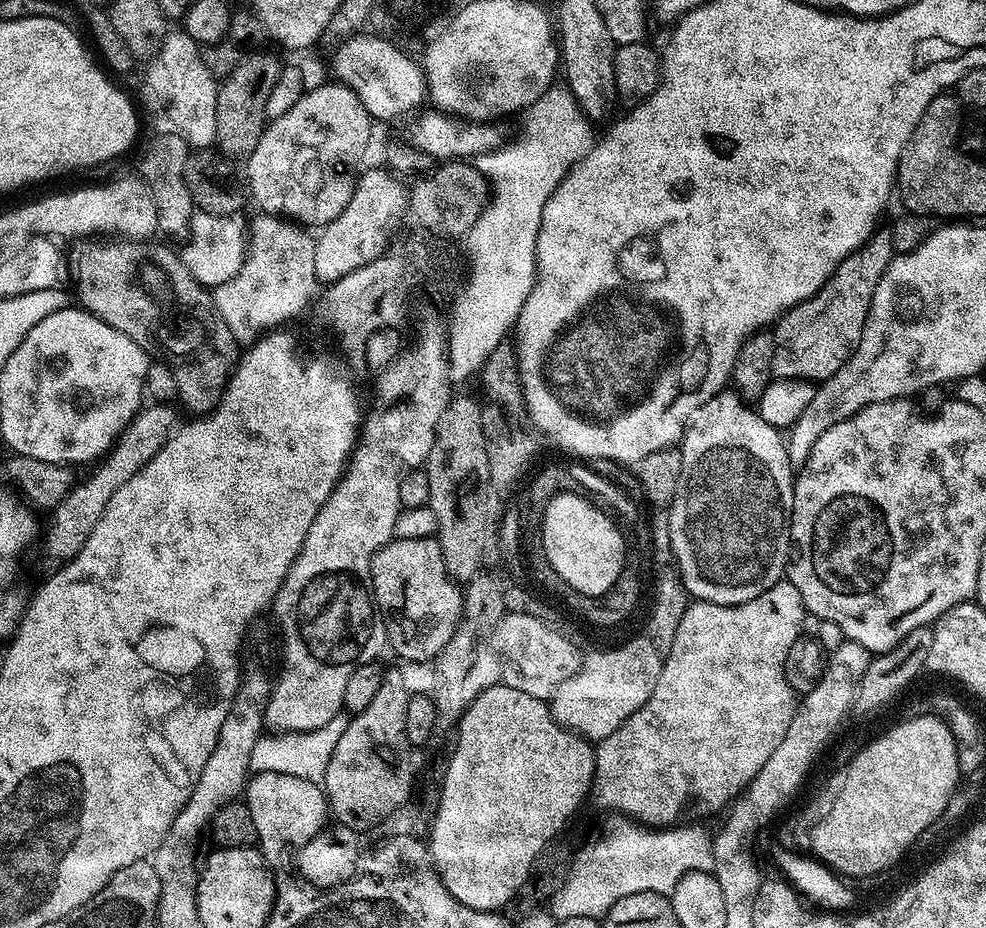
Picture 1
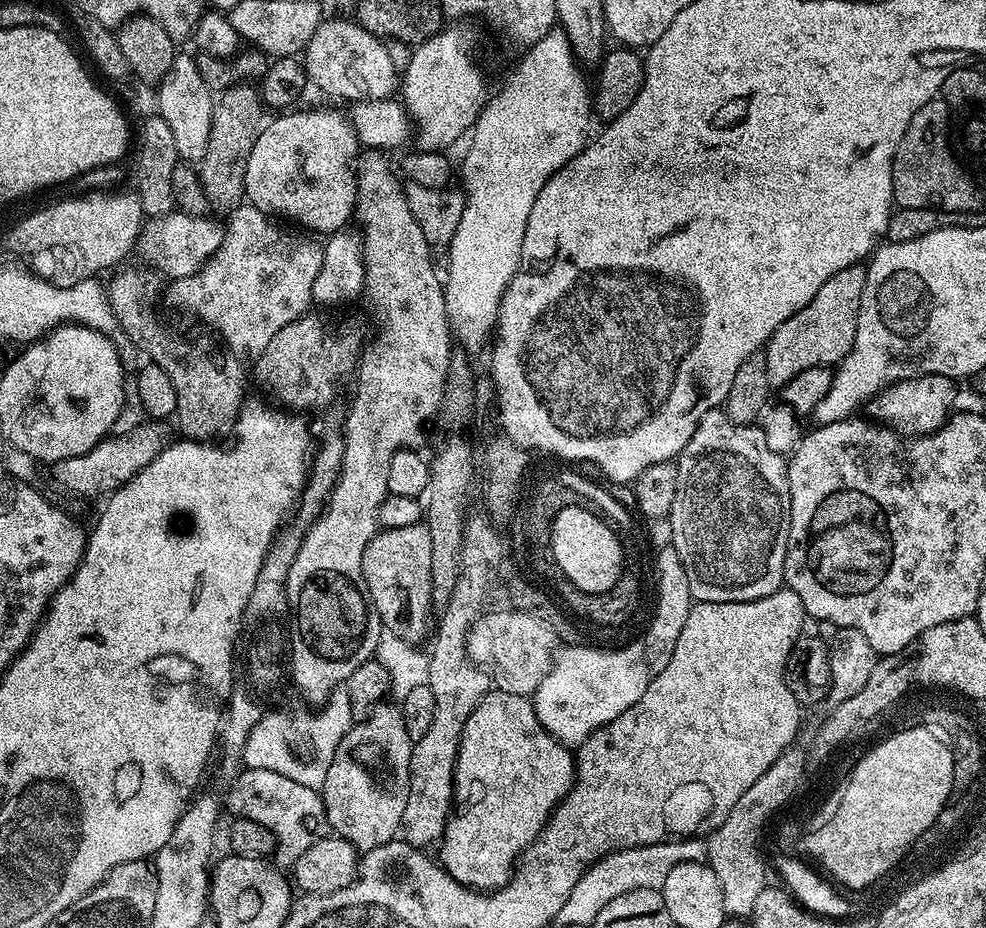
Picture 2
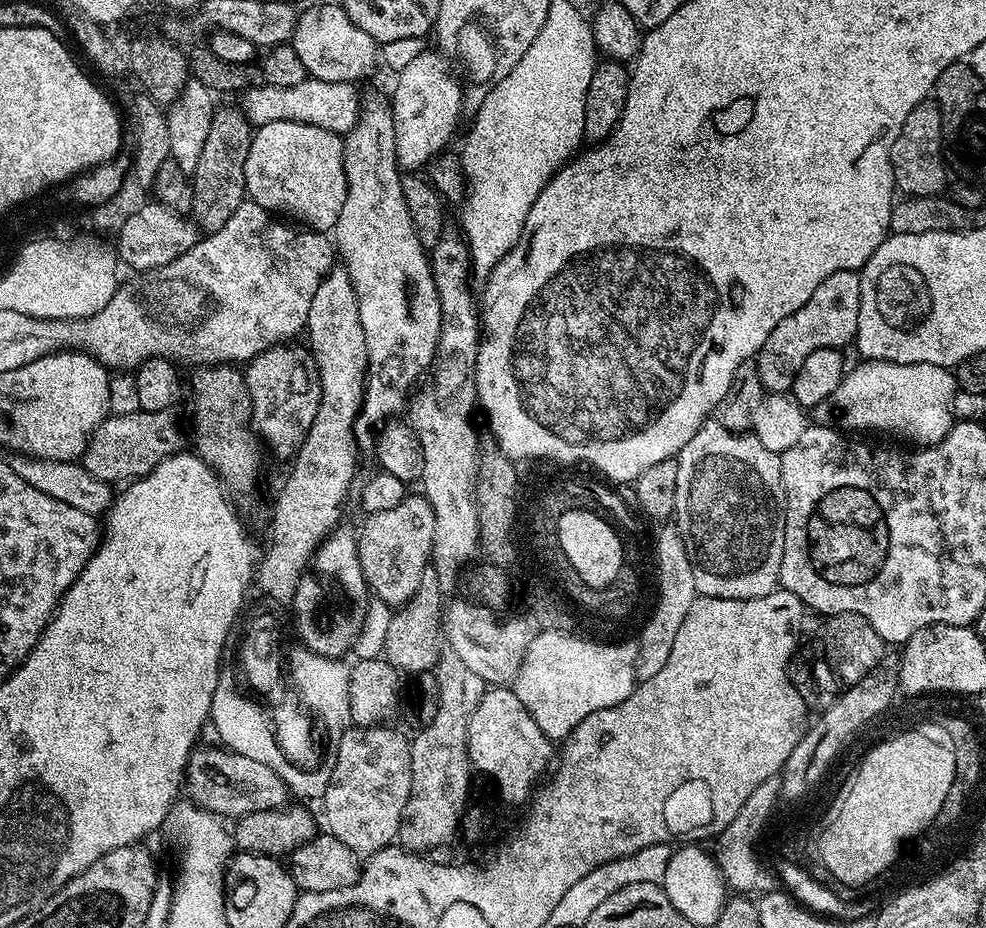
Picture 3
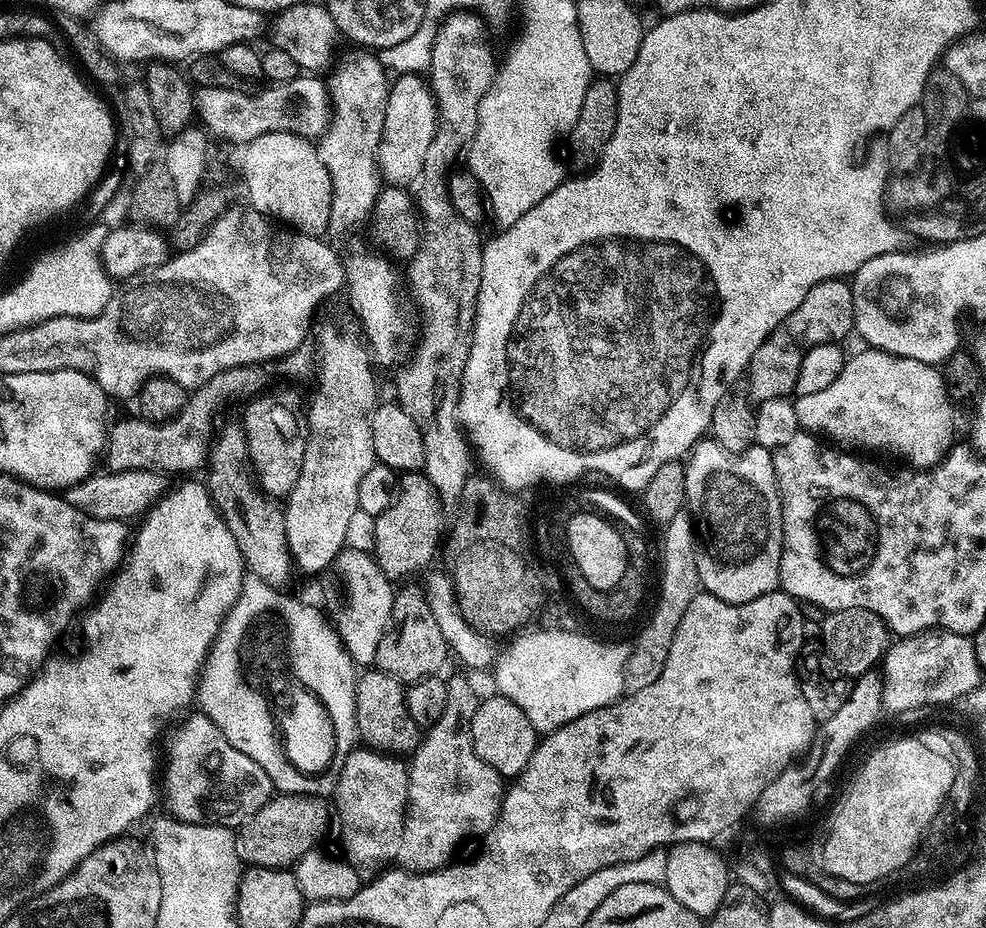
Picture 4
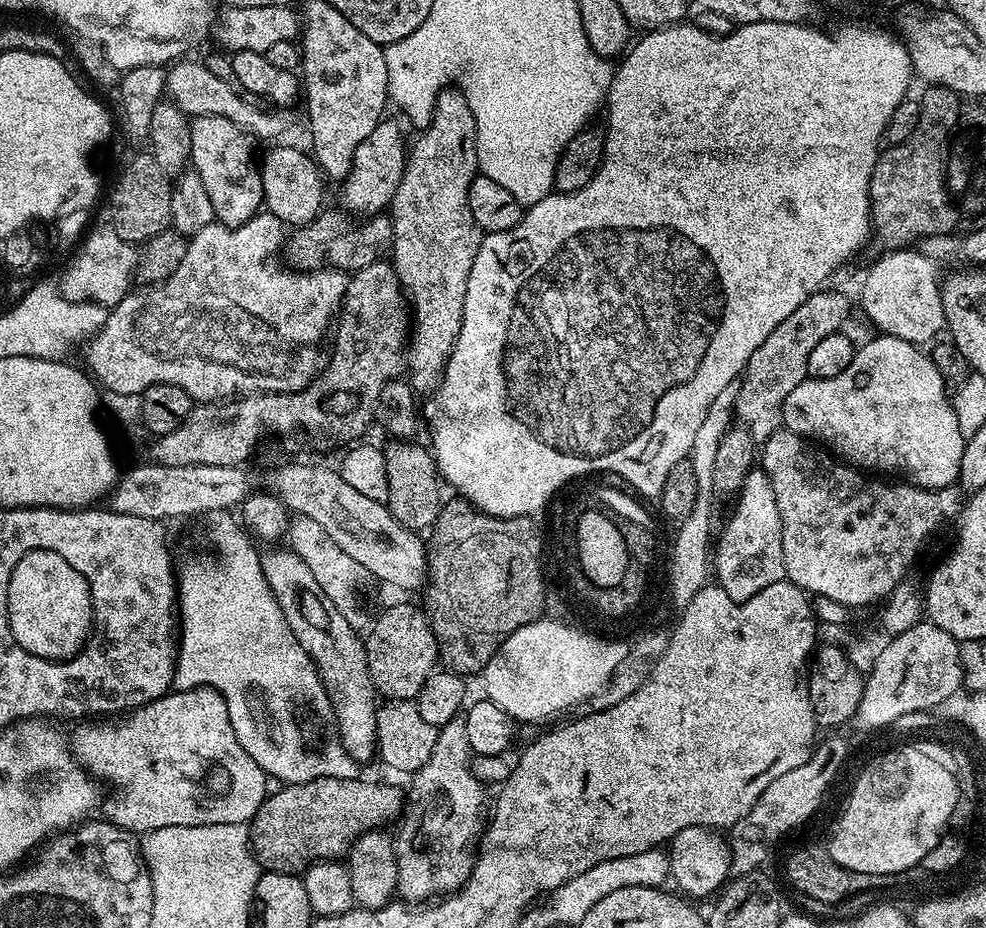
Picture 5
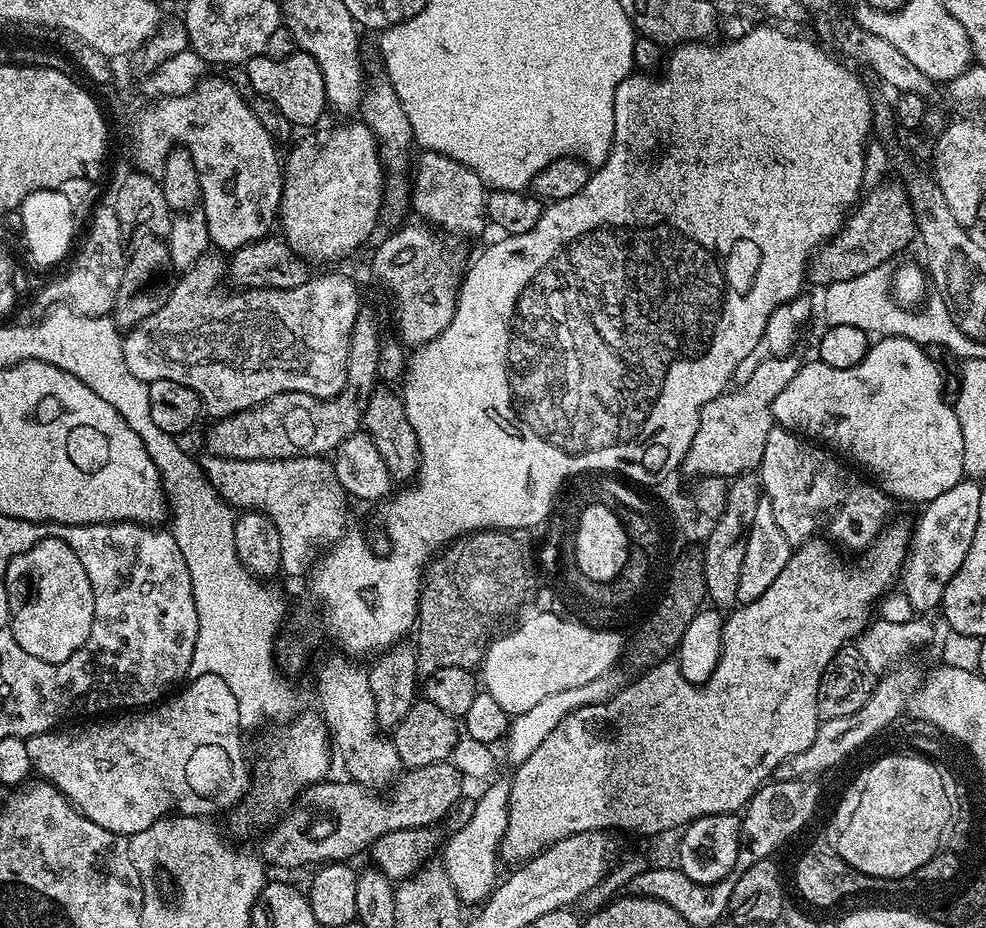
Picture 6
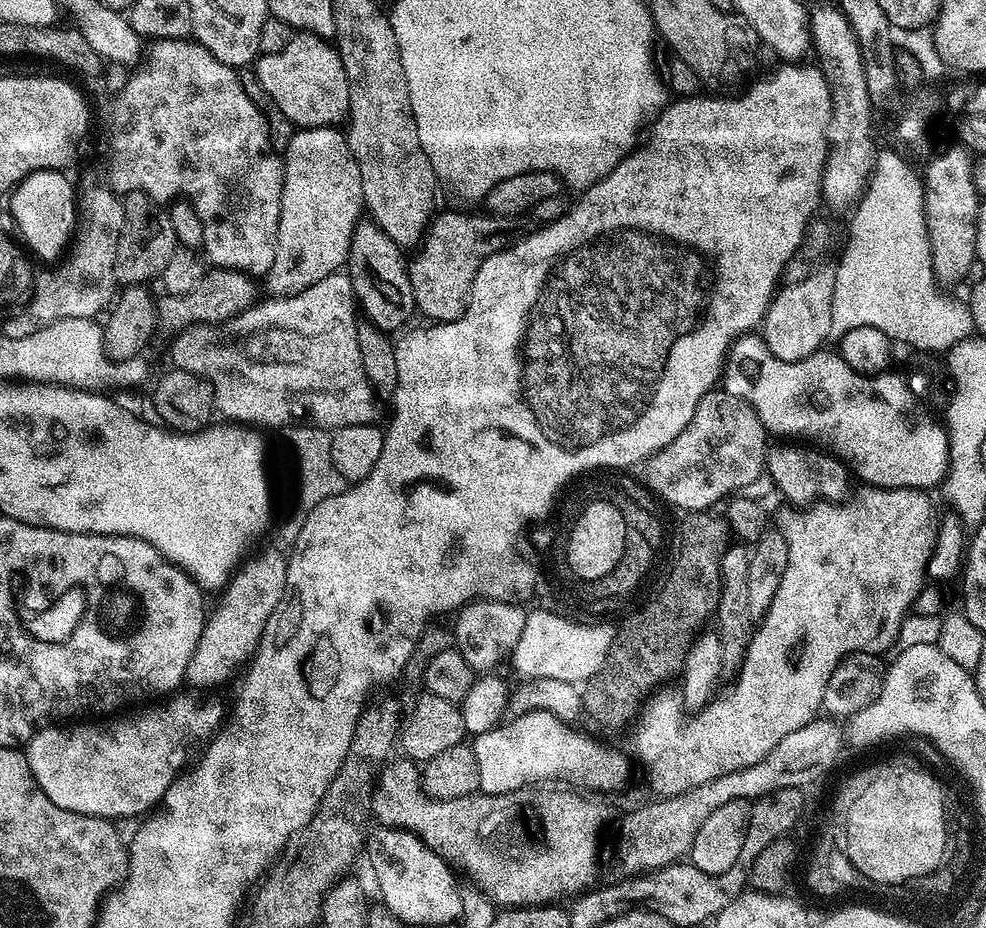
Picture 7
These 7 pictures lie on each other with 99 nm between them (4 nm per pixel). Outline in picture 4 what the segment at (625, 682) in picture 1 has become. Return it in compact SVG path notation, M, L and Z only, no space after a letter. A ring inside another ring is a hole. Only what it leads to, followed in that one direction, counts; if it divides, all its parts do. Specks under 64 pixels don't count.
M529 631L520 635L517 635L517 640L505 652L501 651L494 661L495 691L507 700L512 700L514 706L518 706L518 710L522 710L526 718L530 718L537 733L553 732L555 728L561 728L566 722L590 710L605 708L620 699L624 692L624 668L621 665L624 660L623 648L601 647L592 644L591 640L580 640L580 637L560 636L555 633L552 633L552 636L535 636Z

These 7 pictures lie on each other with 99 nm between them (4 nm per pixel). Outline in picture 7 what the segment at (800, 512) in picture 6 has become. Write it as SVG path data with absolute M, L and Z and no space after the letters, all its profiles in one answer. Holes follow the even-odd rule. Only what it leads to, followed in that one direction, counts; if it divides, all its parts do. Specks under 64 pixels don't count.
M784 442L781 448L769 447L766 457L766 472L776 483L776 488L792 506L811 506L817 502L840 502L849 495L850 472L837 457L812 446L795 448L795 443Z

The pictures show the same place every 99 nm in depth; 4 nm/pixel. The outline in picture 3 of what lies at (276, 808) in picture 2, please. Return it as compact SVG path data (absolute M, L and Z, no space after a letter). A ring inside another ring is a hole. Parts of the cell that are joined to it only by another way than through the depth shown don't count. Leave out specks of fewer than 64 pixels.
M197 747L188 758L186 792L192 795L189 796L191 803L221 818L239 818L249 816L251 812L285 807L287 800L284 799L290 796L289 789L270 766L262 766L262 762L254 762L254 758L230 752L227 747L215 747Z

